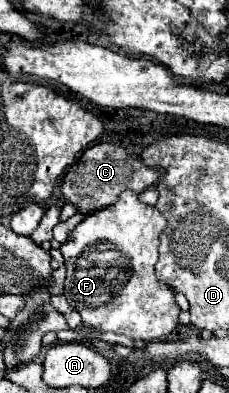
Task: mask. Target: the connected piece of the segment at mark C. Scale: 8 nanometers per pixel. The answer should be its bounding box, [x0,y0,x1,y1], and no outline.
[62,144,162,214]

